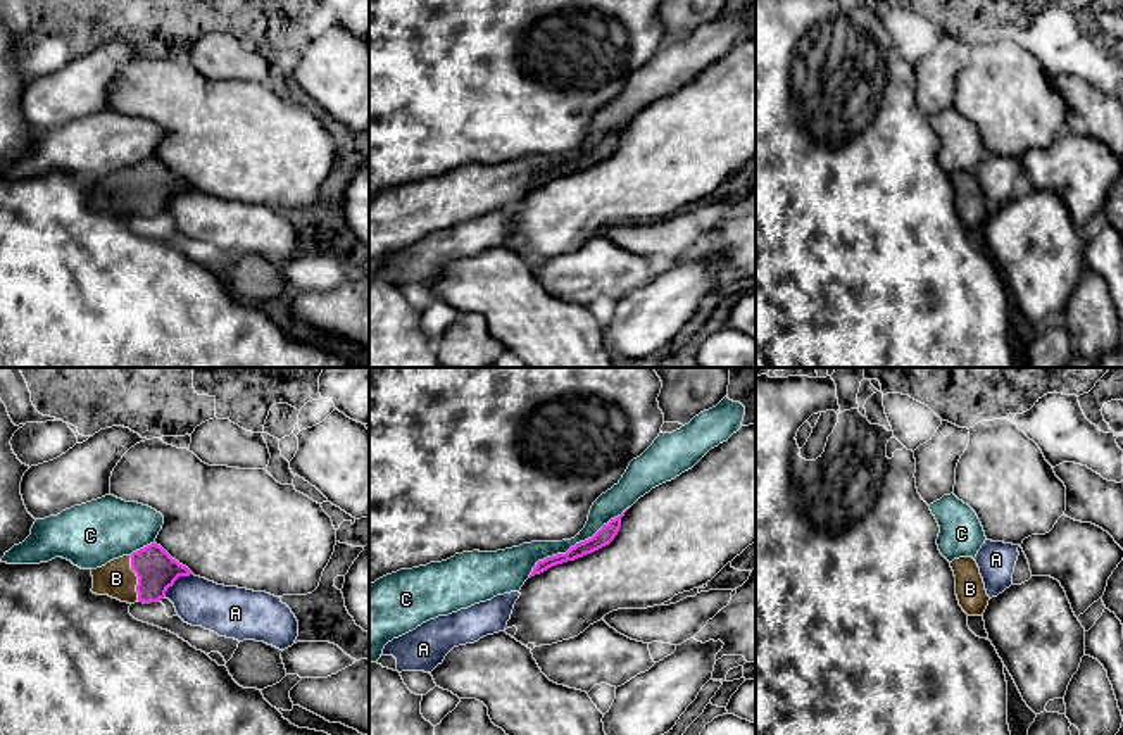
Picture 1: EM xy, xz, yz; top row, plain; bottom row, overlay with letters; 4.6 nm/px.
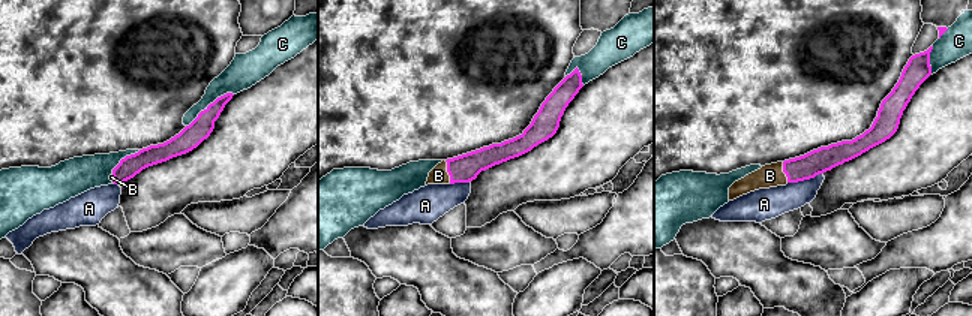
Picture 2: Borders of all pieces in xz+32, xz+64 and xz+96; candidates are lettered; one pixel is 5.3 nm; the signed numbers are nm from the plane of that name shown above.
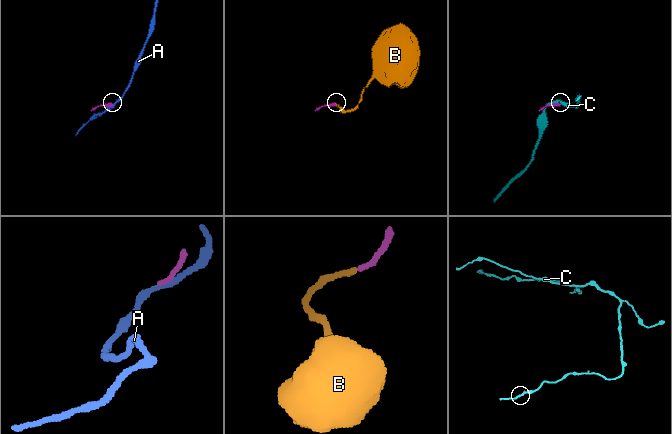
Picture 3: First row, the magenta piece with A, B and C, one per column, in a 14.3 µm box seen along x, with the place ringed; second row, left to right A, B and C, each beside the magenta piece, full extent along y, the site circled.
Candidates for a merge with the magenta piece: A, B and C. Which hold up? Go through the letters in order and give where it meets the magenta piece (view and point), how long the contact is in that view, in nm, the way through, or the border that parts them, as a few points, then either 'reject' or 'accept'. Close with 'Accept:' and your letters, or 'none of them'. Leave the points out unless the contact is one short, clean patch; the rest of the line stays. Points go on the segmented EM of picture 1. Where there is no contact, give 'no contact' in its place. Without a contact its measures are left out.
A: meets magenta in xy at (176, 578); contact 170 nm long; reject
B: meets magenta in xy at (138, 578); contact 220 nm long; runs through xy (156, 570), (138, 578), (116, 578); accept
C: meets magenta in xz at (577, 544); contact 600 nm long; reject
Accept: B

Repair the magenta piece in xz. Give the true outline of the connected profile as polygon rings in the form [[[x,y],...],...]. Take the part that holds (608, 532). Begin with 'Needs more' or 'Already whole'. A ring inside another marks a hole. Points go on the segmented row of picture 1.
Already whole. [[[624,512],[621,516],[611,519],[607,525],[604,525],[592,538],[571,547],[566,554],[557,554],[557,556],[547,557],[543,561],[538,561],[536,566],[533,568],[530,578],[547,571],[552,566],[557,566],[557,564],[562,564],[568,561],[574,561],[578,557],[583,557],[587,554],[592,554],[592,552],[609,545],[621,528],[623,516],[624,516]]]

